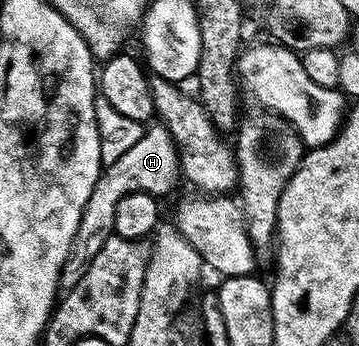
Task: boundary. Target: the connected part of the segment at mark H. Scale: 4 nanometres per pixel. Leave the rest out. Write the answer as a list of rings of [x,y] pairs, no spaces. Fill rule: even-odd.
[[[162,124],[148,125],[143,131],[141,140],[137,140],[137,144],[133,144],[133,148],[125,152],[125,156],[118,158],[112,166],[106,167],[100,173],[97,184],[83,209],[75,239],[71,241],[71,251],[63,265],[63,274],[59,277],[60,287],[64,291],[71,290],[73,284],[77,284],[77,280],[83,275],[84,268],[101,250],[101,244],[105,244],[105,240],[111,237],[115,229],[115,206],[122,198],[142,190],[147,194],[164,196],[163,194],[169,193],[174,188],[175,181],[180,181],[180,178],[179,150],[171,139],[171,134]]]

